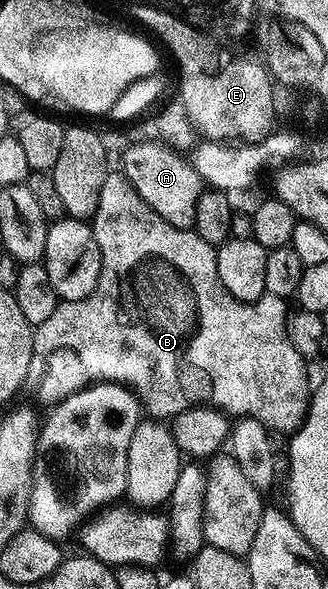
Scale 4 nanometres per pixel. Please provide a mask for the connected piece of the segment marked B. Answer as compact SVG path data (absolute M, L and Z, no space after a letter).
M121 172L107 173L104 188L100 188L100 204L94 213L92 225L96 244L100 244L102 253L102 268L97 288L84 300L59 301L56 312L52 312L52 316L48 316L48 320L44 320L44 324L36 327L34 332L38 390L50 401L50 404L61 402L68 395L75 394L77 390L83 390L85 386L107 380L132 387L141 395L140 400L144 405L145 413L158 420L173 419L174 415L190 410L193 406L216 406L225 410L230 416L255 417L256 420L262 421L270 432L283 430L286 436L293 435L294 431L302 425L302 421L306 418L306 410L310 407L312 382L306 379L307 359L303 358L300 352L296 352L296 348L292 348L292 344L288 340L286 332L287 299L265 293L260 300L255 302L236 300L236 296L232 296L232 292L228 292L228 288L224 288L224 283L220 281L220 272L216 272L217 249L209 246L194 229L176 228L172 224L168 224L168 220L164 220L164 216L152 212L152 208L148 208L148 204L144 204L140 192L136 192L136 188L132 188L126 175Z

